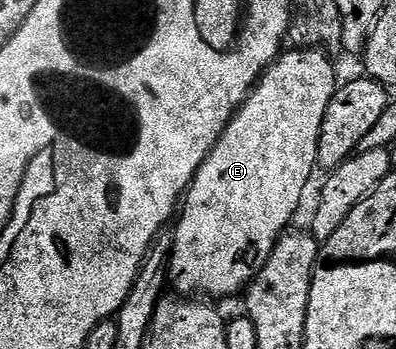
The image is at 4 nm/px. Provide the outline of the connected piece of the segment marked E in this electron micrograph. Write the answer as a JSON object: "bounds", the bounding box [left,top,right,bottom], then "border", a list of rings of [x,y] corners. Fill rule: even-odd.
{"bounds":[169,48,339,298],"border":[[[289,48],[278,57],[276,62],[272,62],[265,69],[264,74],[257,80],[257,85],[249,91],[242,106],[233,115],[232,120],[227,124],[227,128],[219,136],[215,148],[207,156],[207,160],[199,168],[199,172],[193,177],[193,182],[183,195],[183,205],[179,210],[179,217],[176,219],[177,230],[172,231],[173,251],[169,257],[169,282],[178,295],[181,296],[208,296],[213,298],[229,298],[232,294],[240,295],[248,287],[255,275],[267,264],[275,244],[280,240],[281,235],[290,229],[289,221],[297,214],[297,209],[301,206],[301,197],[305,194],[305,189],[309,186],[309,177],[313,170],[318,169],[317,149],[319,148],[319,136],[321,135],[321,125],[323,116],[327,112],[327,104],[331,96],[336,92],[339,85],[337,70],[333,67],[333,62],[328,53],[322,50],[307,50],[304,48]]]}

